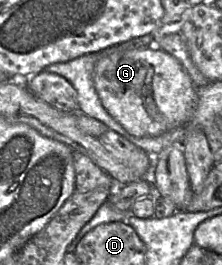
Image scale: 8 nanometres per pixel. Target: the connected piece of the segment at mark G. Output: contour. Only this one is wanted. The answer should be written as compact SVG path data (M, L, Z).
M119 45L104 49L93 71L95 90L107 112L135 137L152 137L172 129L188 126L197 108L197 88L182 64L166 51L153 46L124 50Z

